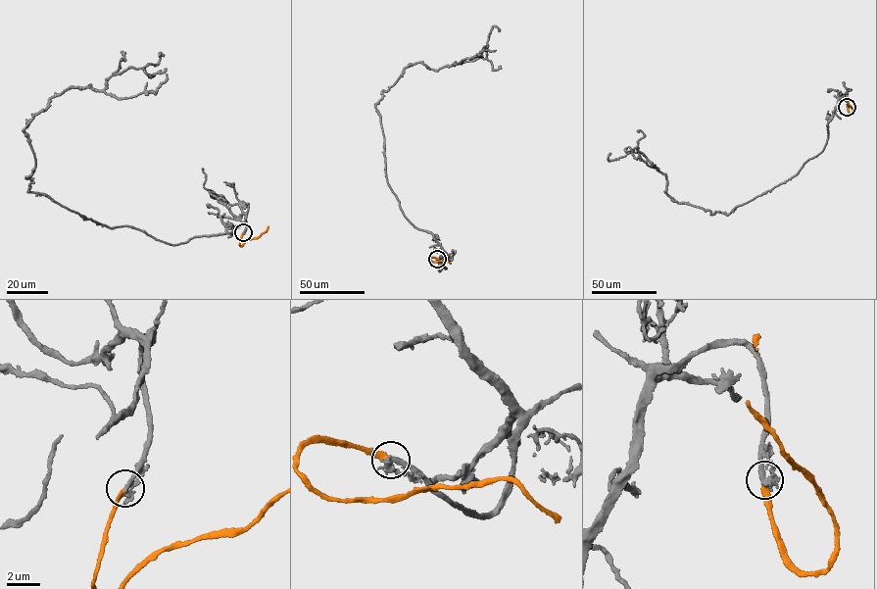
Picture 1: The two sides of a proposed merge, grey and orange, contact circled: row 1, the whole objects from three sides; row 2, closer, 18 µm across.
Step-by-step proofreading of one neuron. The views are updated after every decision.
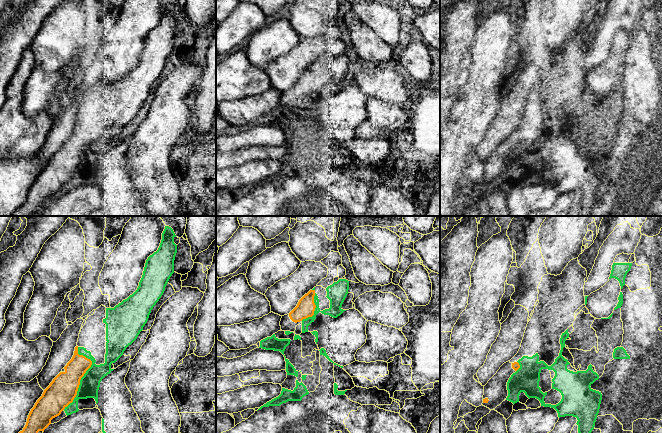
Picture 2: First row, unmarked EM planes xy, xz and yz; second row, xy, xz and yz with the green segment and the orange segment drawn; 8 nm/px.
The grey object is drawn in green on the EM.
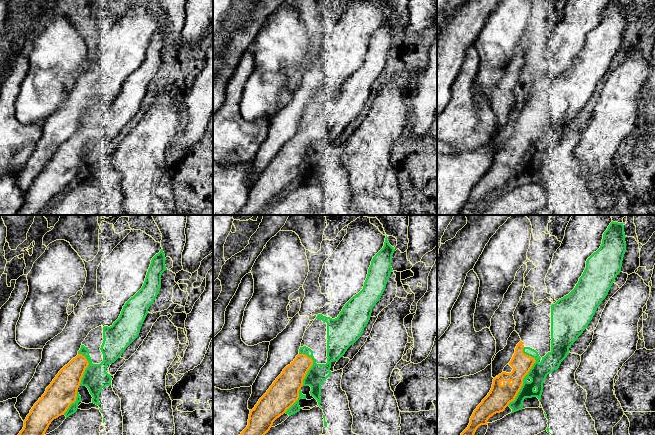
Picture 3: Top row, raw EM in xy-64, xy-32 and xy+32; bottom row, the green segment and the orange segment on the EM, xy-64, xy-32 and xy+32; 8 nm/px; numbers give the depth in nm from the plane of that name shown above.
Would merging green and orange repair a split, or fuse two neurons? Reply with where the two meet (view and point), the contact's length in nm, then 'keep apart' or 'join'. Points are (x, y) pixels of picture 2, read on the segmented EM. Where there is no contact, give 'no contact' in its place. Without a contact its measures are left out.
contact xy (83, 376); length 500 nm; join

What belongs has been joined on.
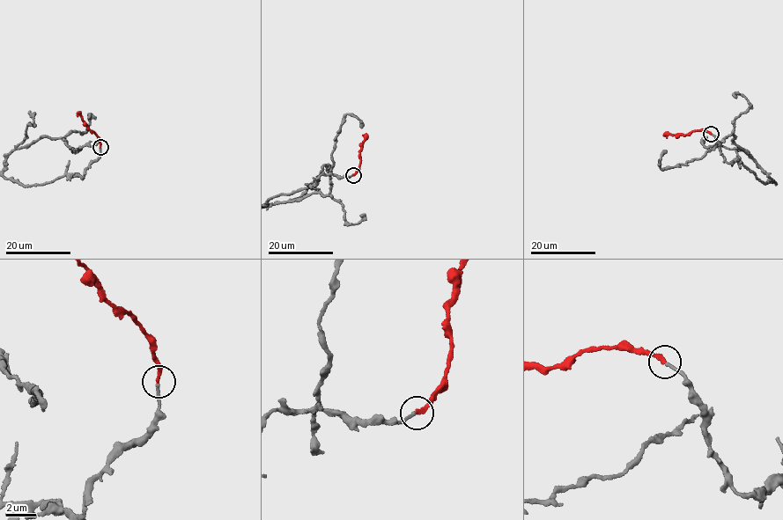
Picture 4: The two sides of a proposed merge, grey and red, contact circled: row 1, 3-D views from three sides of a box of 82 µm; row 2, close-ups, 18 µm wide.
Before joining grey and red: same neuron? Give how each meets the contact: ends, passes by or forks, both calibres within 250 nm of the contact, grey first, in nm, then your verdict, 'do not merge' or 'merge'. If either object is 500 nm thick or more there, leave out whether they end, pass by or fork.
grey ends | red ends | 200/240 nm | merge

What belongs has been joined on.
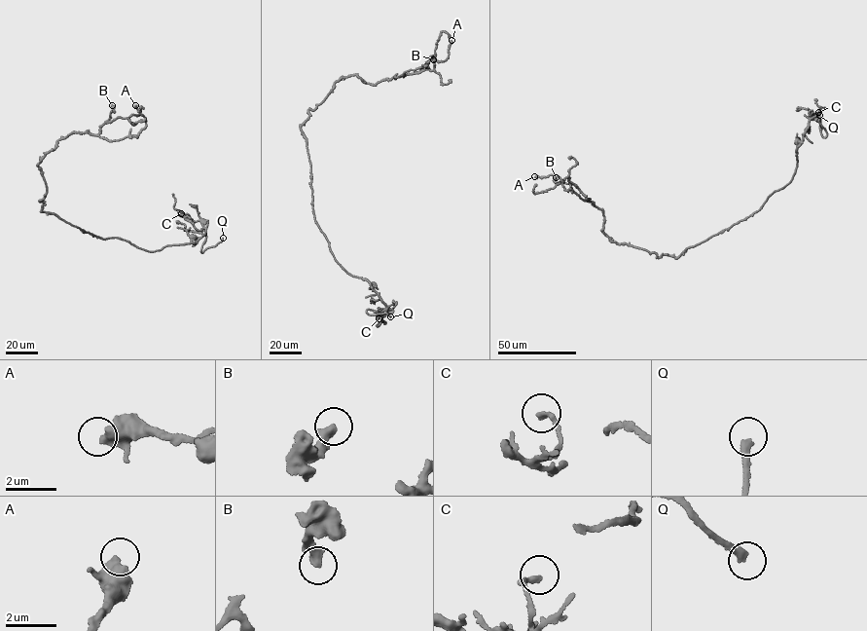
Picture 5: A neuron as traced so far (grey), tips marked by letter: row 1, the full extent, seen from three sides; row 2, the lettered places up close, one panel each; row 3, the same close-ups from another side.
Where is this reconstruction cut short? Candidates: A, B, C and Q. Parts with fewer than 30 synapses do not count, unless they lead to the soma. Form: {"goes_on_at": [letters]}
{"goes_on_at": ["Q"]}

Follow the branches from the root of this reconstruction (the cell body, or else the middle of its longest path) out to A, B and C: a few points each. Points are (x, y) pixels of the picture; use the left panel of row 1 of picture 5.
A: (66, 222), (41, 210), (38, 164), (78, 131), (137, 136), (146, 121), (135, 105)
B: (66, 222), (41, 210), (47, 188), (38, 164), (68, 135), (98, 133), (114, 111), (112, 105)
C: (66, 222), (151, 252), (204, 235), (181, 213)

